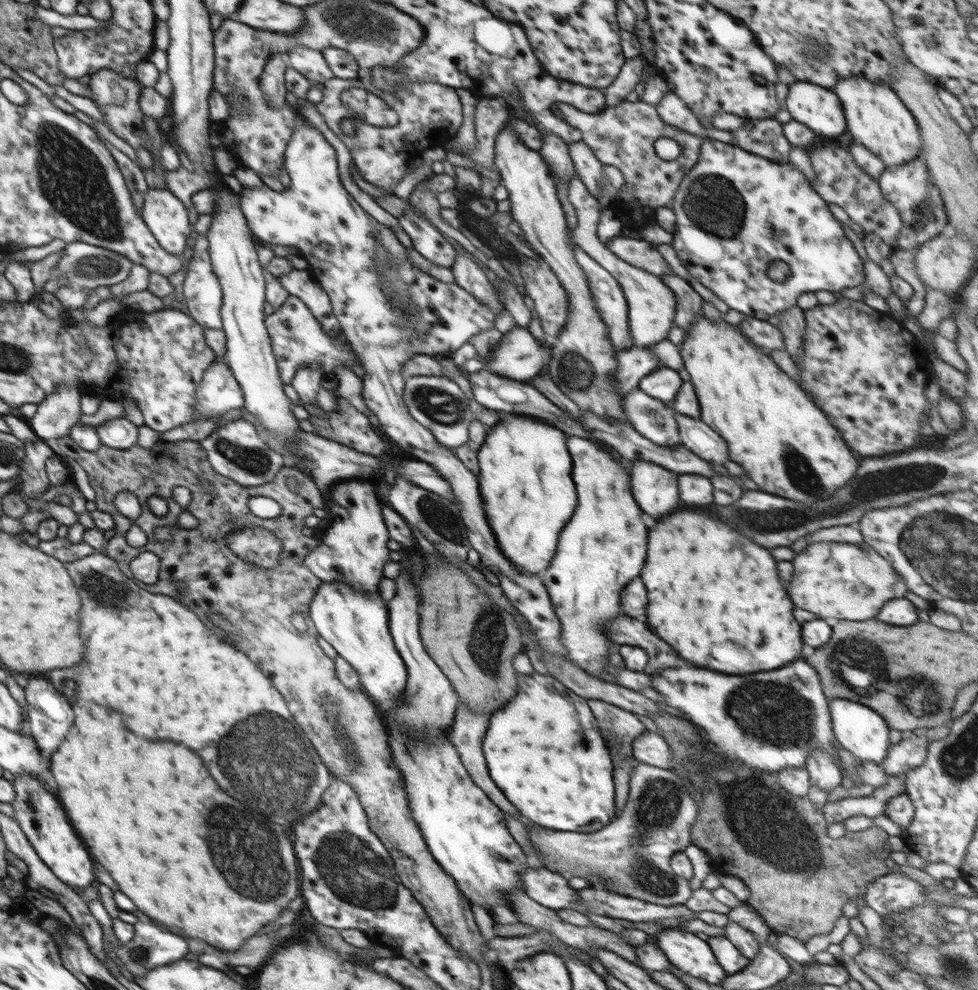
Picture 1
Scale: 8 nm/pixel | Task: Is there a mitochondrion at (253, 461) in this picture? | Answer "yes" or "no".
yes

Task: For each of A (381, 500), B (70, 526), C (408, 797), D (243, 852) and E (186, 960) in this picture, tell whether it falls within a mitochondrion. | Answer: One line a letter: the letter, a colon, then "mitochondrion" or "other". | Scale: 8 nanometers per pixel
A: other
B: other
C: other
D: mitochondrion
E: other

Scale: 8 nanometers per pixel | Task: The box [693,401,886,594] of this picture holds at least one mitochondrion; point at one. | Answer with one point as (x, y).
(802, 476)

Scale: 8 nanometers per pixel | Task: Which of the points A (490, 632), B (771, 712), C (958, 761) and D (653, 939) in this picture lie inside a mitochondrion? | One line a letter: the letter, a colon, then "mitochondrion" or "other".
A: mitochondrion
B: mitochondrion
C: mitochondrion
D: other

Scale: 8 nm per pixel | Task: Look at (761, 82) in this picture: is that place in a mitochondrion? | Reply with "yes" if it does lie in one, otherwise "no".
no

